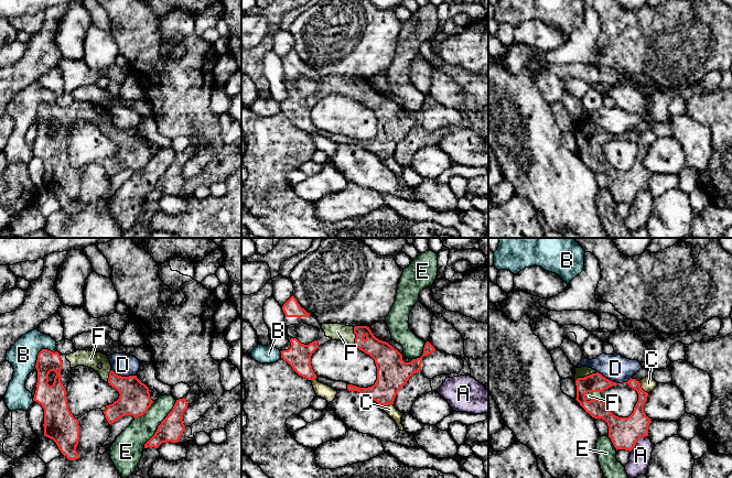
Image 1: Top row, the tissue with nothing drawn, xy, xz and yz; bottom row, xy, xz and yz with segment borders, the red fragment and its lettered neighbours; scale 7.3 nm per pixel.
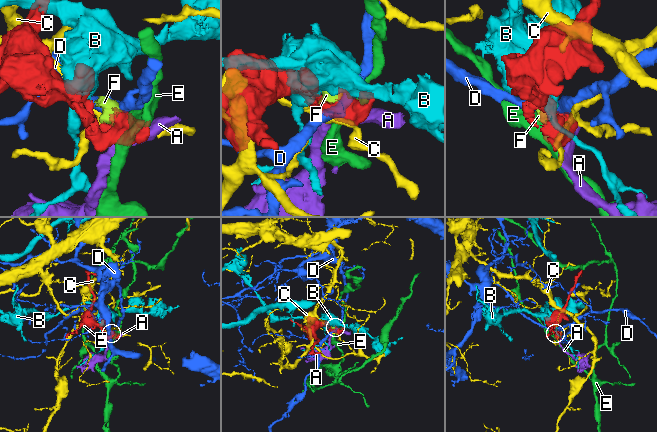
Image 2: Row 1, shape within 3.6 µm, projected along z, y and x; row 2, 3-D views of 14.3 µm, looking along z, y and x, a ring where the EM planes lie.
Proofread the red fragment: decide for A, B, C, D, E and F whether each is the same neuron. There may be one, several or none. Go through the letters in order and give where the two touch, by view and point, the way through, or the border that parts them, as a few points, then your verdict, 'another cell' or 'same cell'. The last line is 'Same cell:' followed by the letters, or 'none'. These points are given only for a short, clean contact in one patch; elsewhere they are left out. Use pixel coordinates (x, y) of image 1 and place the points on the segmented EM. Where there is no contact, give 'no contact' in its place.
A: contact yz (636, 442); another cell
B: contact xy (39, 354); another cell
C: contact yz (641, 388); another cell
D: contact xy (124, 377); border xy (111, 369), (121, 376), (136, 376); another cell
E: contact xy (160, 424); another cell
F: contact yz (590, 391); same cell
Same cell: F

